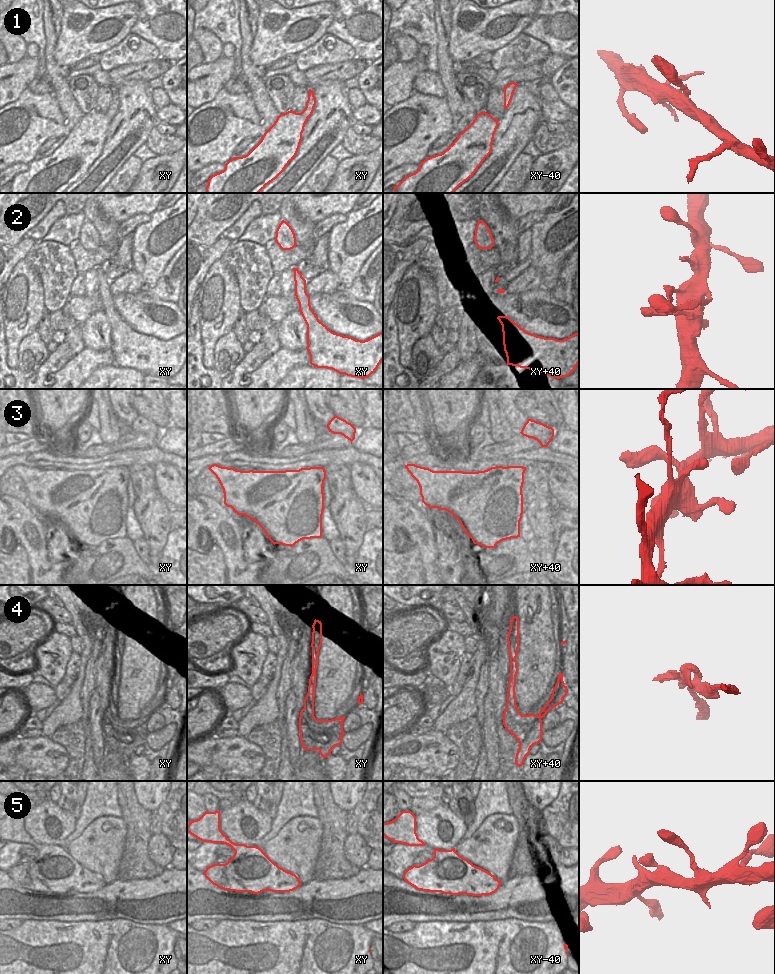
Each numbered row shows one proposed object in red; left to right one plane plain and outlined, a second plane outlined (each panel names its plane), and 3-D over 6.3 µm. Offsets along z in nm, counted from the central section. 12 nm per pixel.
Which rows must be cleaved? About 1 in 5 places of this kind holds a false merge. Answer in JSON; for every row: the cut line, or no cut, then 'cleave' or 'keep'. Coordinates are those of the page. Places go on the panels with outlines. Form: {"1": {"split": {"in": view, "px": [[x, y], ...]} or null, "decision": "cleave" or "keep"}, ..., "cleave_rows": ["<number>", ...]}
{"1": {"split": null, "decision": "keep"}, "2": {"split": null, "decision": "keep"}, "3": {"split": null, "decision": "keep"}, "4": {"split": {"in": "xy+40", "px": [[540, 719], [534, 723], [527, 736], [519, 742]]}, "decision": "cleave"}, "5": {"split": null, "decision": "keep"}, "cleave_rows": ["4"]}

